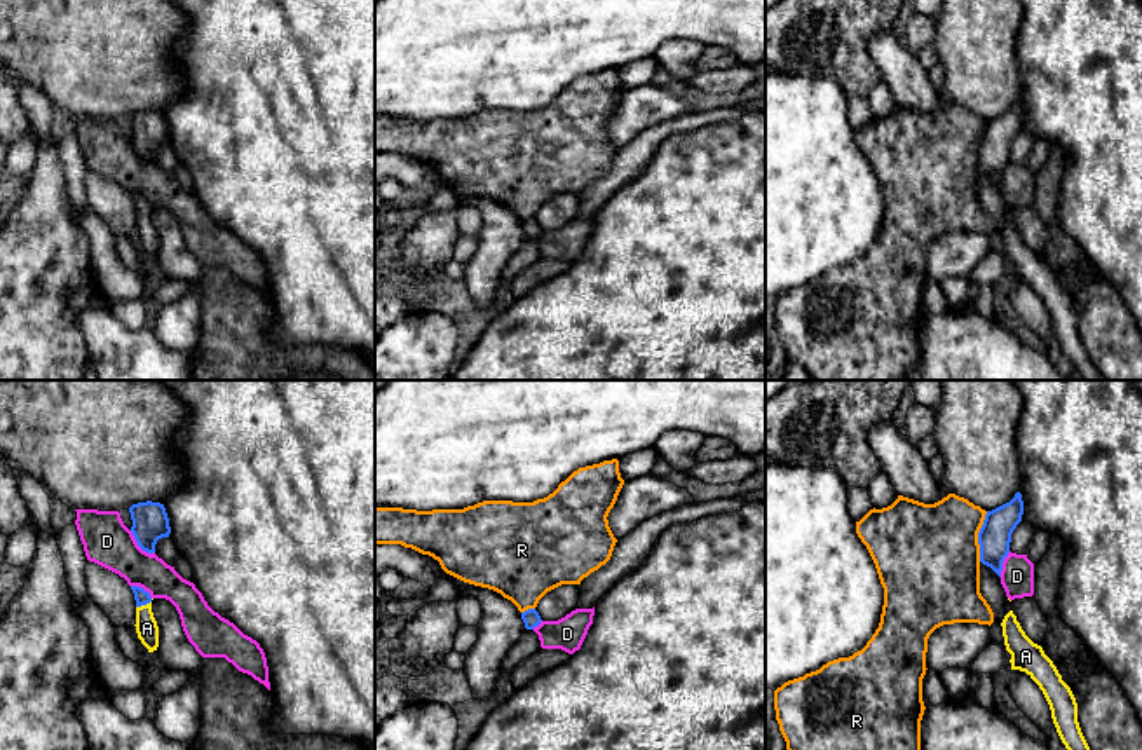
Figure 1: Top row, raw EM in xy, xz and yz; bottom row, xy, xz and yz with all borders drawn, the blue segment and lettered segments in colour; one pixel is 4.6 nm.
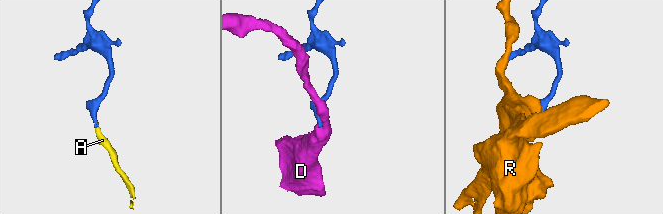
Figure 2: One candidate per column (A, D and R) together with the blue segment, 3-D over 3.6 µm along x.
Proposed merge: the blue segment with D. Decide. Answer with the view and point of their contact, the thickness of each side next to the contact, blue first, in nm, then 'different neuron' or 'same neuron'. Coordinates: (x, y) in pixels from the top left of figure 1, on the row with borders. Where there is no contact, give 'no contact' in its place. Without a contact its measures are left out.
contact xy (140, 546); calibres 170 and 220 nm; different neuron

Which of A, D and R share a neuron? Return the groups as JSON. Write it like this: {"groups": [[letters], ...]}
{"groups": [["A"], ["D"], ["R"]]}

